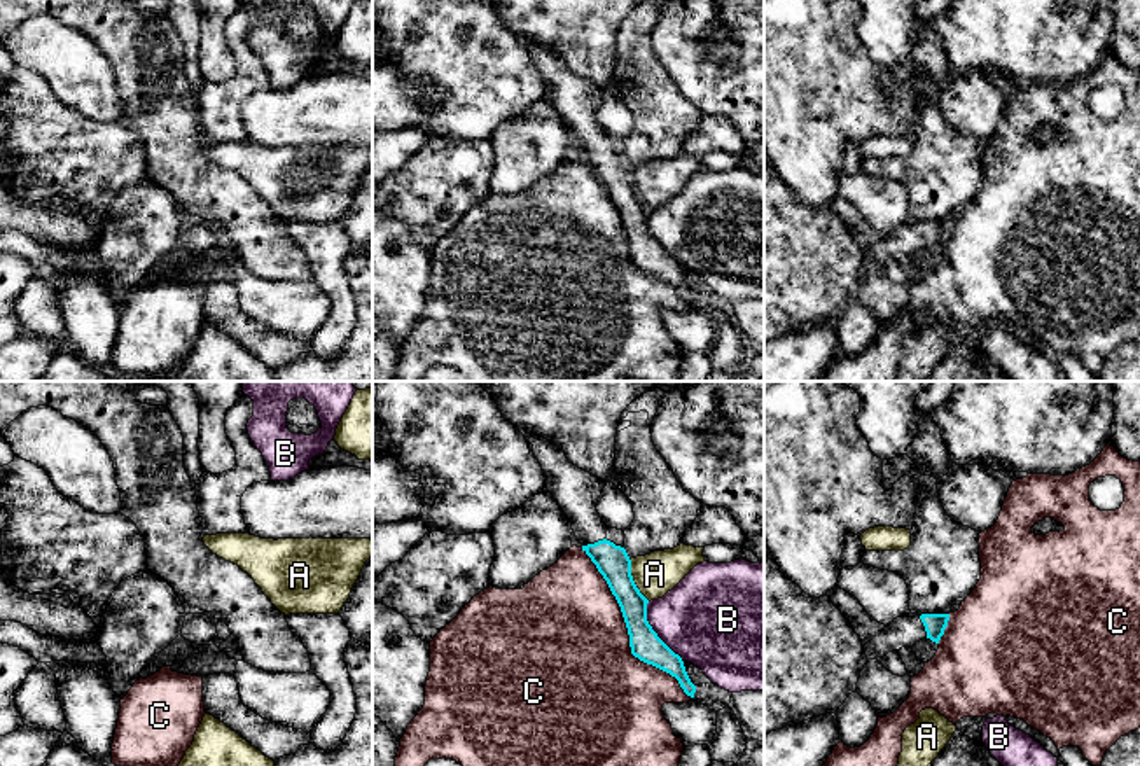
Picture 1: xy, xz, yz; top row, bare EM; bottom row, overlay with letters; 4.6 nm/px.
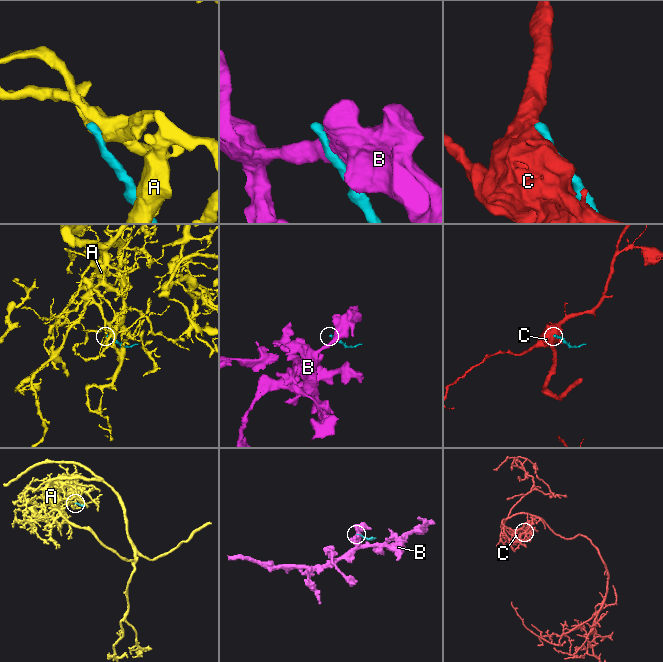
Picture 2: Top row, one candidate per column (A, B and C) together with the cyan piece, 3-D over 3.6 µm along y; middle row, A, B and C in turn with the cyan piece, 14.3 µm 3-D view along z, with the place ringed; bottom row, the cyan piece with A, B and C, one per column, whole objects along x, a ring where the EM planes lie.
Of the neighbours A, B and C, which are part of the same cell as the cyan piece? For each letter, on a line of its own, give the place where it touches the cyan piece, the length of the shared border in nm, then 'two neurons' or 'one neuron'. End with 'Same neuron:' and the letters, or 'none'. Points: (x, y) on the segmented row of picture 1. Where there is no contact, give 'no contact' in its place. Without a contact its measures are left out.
A: contact xz (633, 581); length 220 nm; two neurons
B: contact xz (654, 632); length 320 nm; two neurons
C: contact xz (628, 632); length 850 nm; two neurons
Same neuron: none

